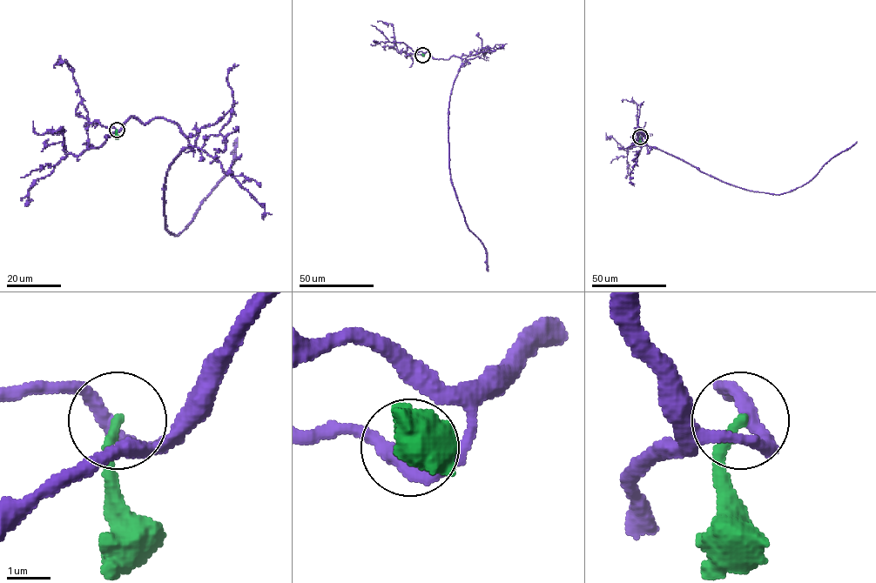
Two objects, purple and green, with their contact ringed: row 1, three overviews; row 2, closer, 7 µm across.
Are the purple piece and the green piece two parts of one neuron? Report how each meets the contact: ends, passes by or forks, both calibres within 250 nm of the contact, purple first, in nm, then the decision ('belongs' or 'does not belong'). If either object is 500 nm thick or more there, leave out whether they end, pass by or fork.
purple passes by; green ends; calibres 320 and 240 nm; does not belong

